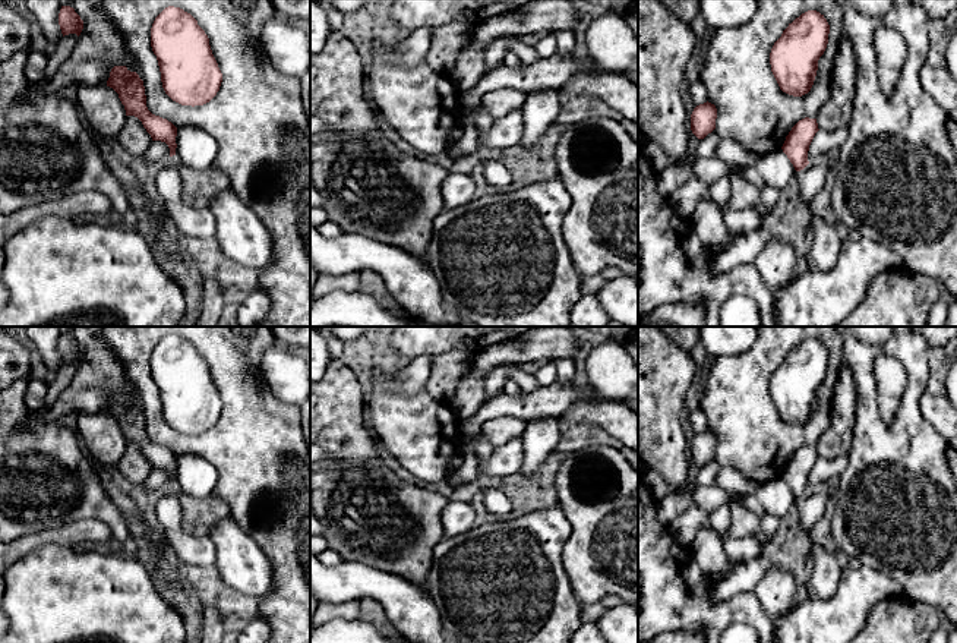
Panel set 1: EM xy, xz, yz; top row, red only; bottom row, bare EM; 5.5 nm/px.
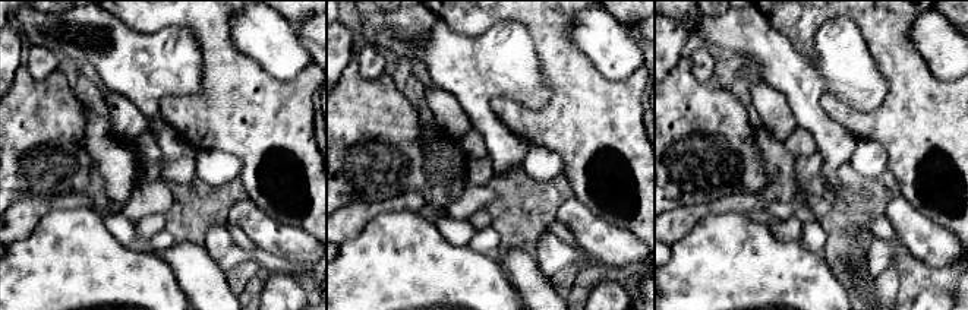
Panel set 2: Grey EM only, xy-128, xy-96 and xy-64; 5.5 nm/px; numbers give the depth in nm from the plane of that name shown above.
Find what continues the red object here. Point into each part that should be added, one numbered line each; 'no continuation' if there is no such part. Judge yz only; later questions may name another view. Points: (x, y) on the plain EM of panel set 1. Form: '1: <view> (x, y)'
1: yz (812, 506)

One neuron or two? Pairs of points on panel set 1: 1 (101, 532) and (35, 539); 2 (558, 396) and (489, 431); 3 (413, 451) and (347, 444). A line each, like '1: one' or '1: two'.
1: one
2: two
3: two

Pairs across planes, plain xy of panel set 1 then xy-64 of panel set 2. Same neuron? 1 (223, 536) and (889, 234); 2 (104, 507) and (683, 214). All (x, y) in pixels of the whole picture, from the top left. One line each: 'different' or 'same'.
1: different
2: different

